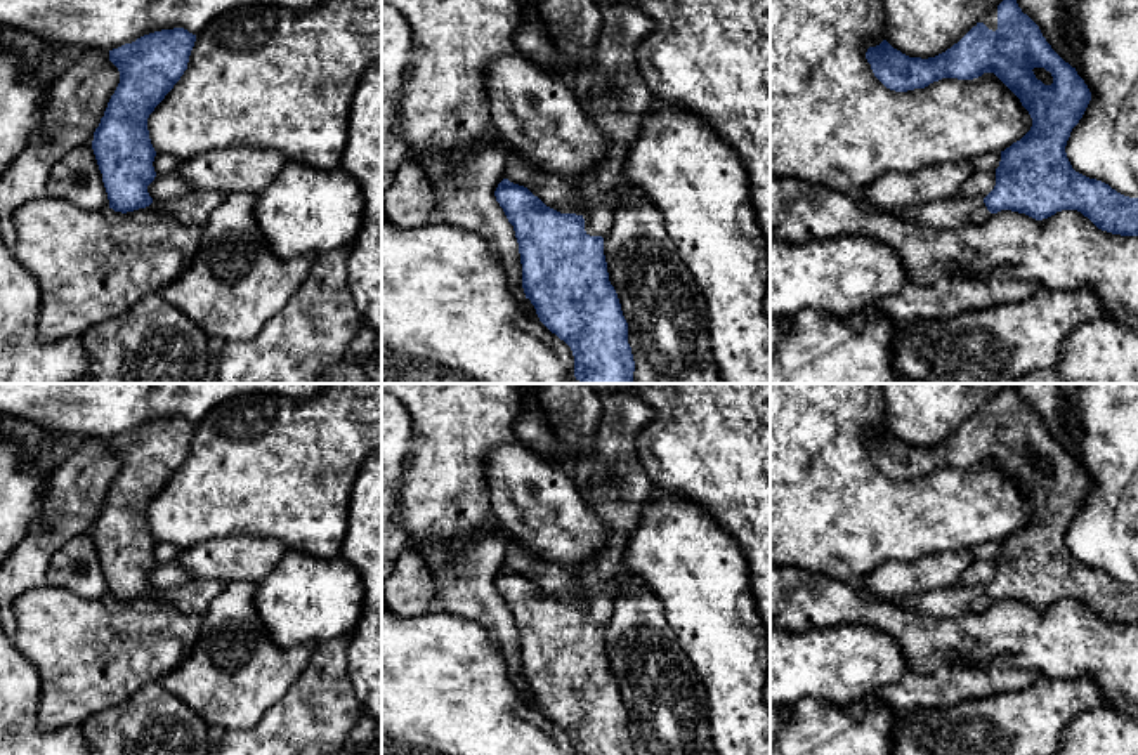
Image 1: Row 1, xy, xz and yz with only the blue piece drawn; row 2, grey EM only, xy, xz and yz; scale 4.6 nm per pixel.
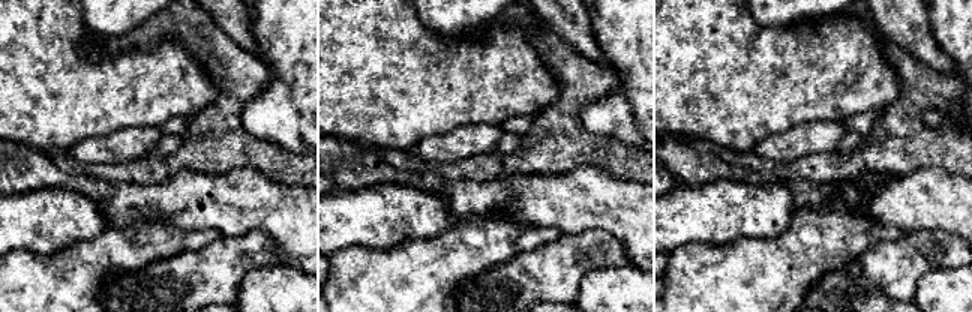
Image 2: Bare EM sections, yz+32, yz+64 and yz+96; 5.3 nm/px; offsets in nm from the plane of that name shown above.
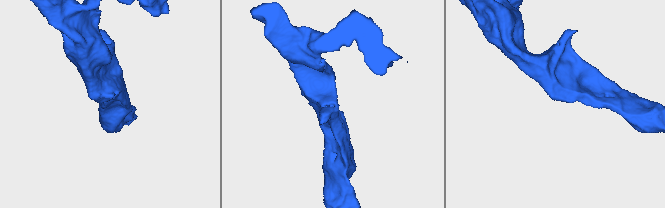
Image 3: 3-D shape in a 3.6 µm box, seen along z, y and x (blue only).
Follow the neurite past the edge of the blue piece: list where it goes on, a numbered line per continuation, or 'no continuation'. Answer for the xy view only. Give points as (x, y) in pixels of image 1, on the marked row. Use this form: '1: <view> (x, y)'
1: xy (195, 207)

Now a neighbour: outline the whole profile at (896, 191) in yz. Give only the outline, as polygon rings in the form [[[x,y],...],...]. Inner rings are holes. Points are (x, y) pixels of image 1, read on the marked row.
[[[970,160],[937,163],[914,174],[886,174],[859,189],[859,193],[878,210],[897,213],[909,207],[958,196],[961,186],[973,172]]]

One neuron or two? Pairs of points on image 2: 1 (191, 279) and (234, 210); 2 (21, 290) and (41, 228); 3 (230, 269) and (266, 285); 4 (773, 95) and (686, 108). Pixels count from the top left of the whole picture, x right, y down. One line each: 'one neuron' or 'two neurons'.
1: two neurons
2: two neurons
3: two neurons
4: one neuron

